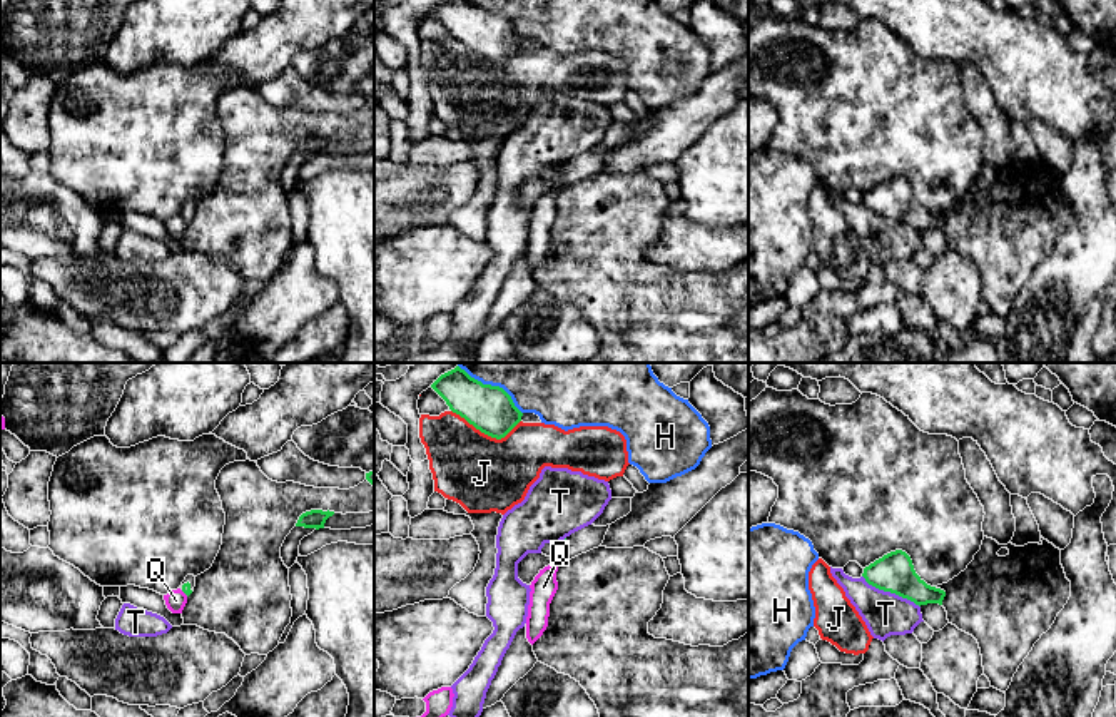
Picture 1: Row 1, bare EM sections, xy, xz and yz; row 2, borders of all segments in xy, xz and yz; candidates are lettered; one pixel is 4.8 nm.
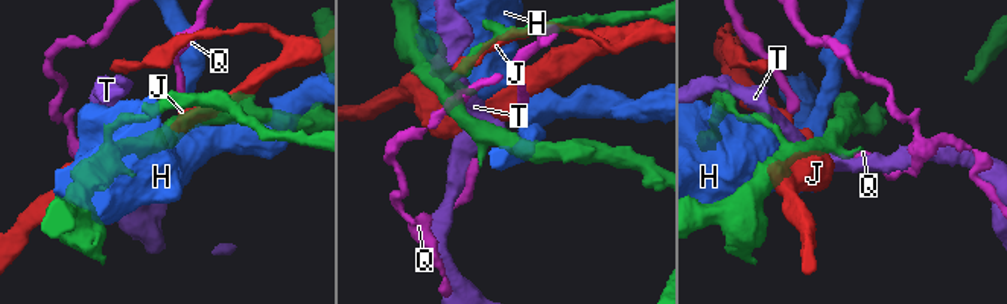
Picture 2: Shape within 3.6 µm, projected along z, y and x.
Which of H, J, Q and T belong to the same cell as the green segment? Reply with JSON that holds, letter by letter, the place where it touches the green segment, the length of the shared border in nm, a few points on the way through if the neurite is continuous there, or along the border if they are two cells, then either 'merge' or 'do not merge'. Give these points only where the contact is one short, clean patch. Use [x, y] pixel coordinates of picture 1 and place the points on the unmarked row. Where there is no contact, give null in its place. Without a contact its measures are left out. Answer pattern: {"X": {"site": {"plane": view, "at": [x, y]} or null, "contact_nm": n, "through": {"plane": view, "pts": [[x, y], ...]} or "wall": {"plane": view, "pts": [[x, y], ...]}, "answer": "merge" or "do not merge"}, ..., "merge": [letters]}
{"H": {"site": {"plane": "xz", "at": [498, 12]}, "contact_nm": 320, "answer": "do not merge"}, "J": {"site": {"plane": "xz", "at": [486, 59]}, "contact_nm": 340, "answer": "do not merge"}, "Q": {"site": {"plane": "xy", "at": [184, 218]}, "contact_nm": 50, "wall": {"plane": "xy", "pts": [[181, 216], [187, 221]]}, "answer": "do not merge"}, "T": {"site": {"plane": "yz", "at": [891, 218]}, "contact_nm": 320, "answer": "do not merge"}, "merge": []}

